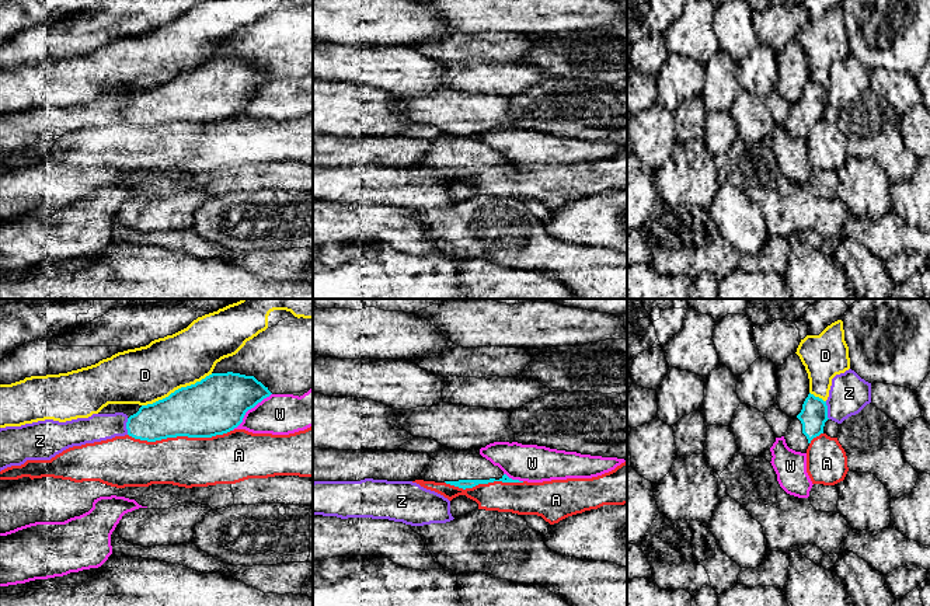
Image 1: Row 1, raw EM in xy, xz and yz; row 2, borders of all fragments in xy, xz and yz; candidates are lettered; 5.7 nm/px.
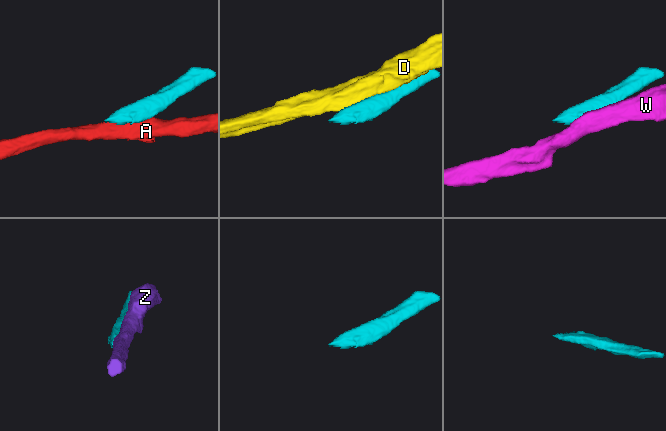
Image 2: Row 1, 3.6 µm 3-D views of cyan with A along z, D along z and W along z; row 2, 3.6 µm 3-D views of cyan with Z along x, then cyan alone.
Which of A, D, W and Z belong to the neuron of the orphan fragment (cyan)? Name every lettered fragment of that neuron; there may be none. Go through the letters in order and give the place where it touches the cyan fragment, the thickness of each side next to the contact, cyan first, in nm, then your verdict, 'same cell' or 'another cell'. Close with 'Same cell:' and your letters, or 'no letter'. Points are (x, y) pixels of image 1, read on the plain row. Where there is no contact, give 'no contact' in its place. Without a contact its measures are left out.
A: meets cyan in xy at (180, 121); 320 nm thick on the cyan side, 280 nm on the other; another cell
D: meets cyan in xy at (178, 75); 340 nm thick on the cyan side, 320 nm on the other; another cell
W: meets cyan in xy at (248, 94); 340 nm thick on the cyan side, 240 nm on the other; another cell
Z: meets cyan in yz at (826, 96); 160 nm thick on the cyan side, 220 nm on the other; another cell
Same cell: no letter

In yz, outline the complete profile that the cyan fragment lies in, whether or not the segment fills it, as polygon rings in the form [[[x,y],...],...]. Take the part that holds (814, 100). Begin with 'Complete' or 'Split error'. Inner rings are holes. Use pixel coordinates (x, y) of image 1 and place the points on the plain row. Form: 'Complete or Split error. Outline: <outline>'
Split error. Outline: [[[809,79],[801,98],[791,104],[791,109],[784,121],[787,132],[795,137],[807,139],[811,126],[823,119],[828,105],[826,87]]]

